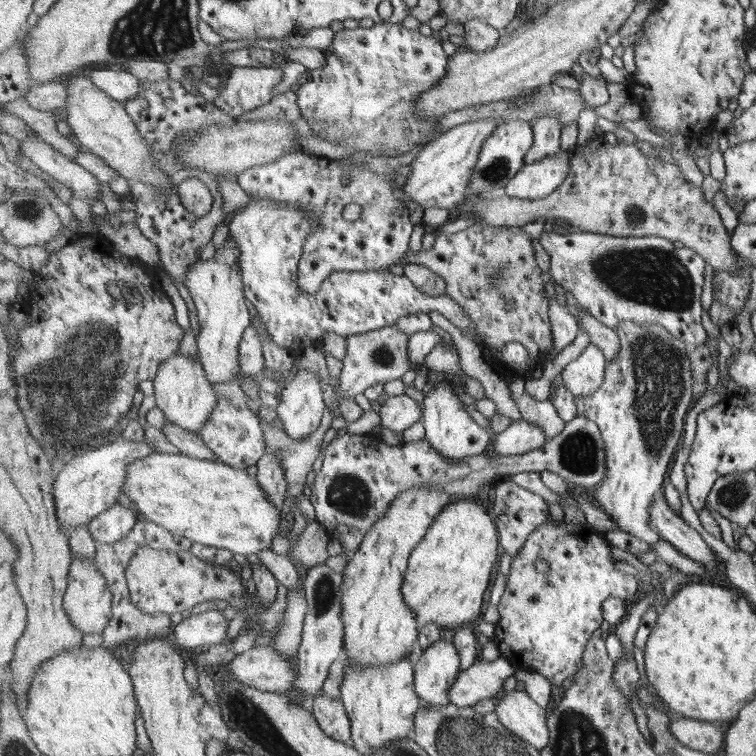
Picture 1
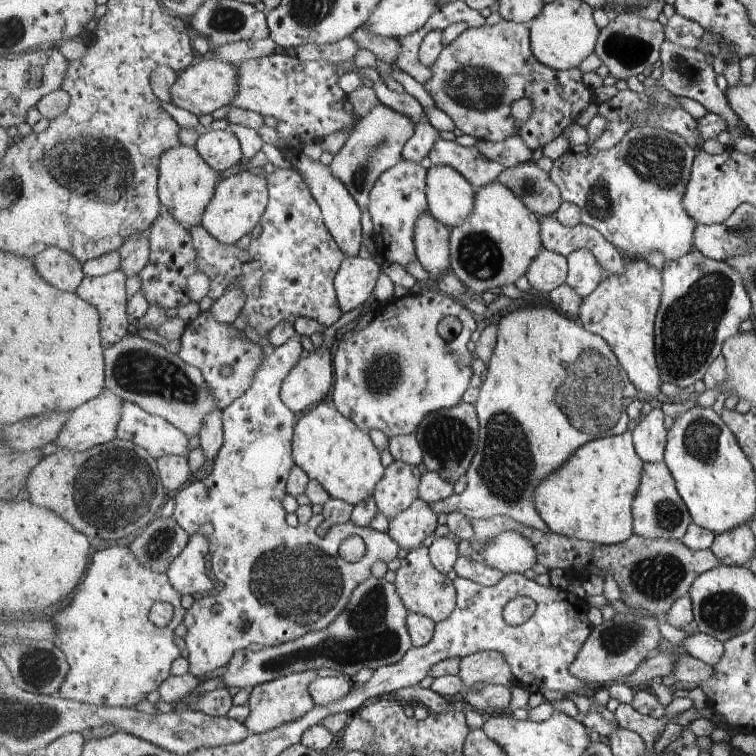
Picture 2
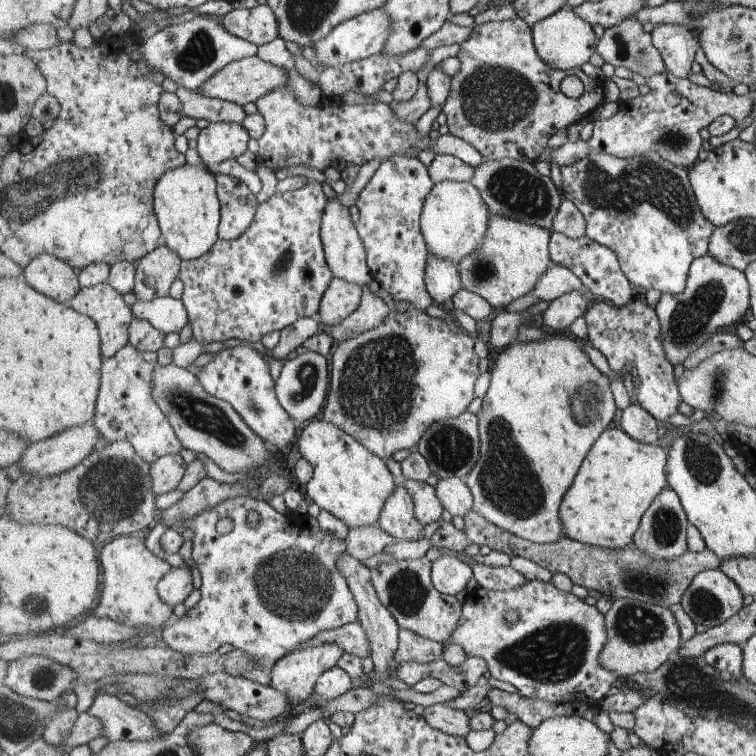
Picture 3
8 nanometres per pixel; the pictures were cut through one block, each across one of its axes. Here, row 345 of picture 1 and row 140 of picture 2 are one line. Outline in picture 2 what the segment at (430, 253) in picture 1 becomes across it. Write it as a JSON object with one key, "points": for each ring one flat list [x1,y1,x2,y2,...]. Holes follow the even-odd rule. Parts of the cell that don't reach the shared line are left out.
{"points":[[506,21,497,25,488,23,481,27,470,27,455,42,444,48,432,68,433,77,424,89,434,100,437,109,446,113,457,129,464,135,475,136,479,140,503,143,511,136,521,136,531,151,542,149,576,123,579,116,594,102,595,92,585,86,583,72,579,68,569,71,555,71,535,57,532,52,529,25],[520,99,531,100,533,113,529,121,517,121,512,105]]}

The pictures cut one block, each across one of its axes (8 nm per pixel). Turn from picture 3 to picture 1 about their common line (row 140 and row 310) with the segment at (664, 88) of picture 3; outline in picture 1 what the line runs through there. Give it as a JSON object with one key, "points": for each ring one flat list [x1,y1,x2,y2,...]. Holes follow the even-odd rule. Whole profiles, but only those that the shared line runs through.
{"points":[[572,230,566,235,557,234,555,231,551,233,543,232,539,238,539,242,550,257,550,272,555,282,566,291,572,293,577,300,577,304,589,310,589,312,603,324,617,331,622,322,625,321,633,321,636,322,636,324,659,323,677,338,682,338,682,341,686,342,685,346,690,349,704,345,703,342,707,340,707,332,705,332,705,326,703,326,703,322,701,322,701,314,703,314,703,309,701,309,701,294,703,294,703,272,705,272,706,260,692,248,685,246,679,248,679,245,677,246,677,243,672,240,655,235,648,237,616,237,583,230]]}

